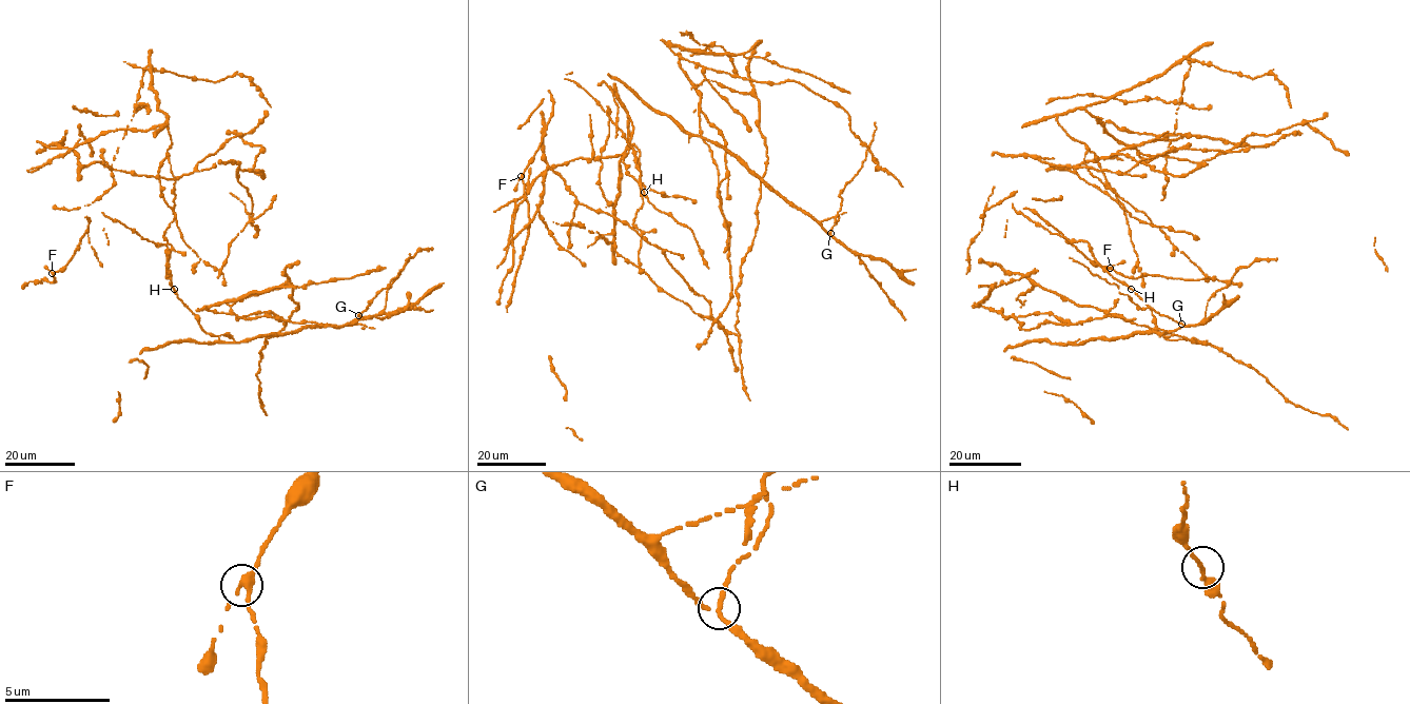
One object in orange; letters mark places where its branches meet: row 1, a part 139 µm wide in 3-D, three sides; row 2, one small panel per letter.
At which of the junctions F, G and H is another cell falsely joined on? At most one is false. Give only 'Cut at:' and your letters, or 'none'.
Cut at: G

